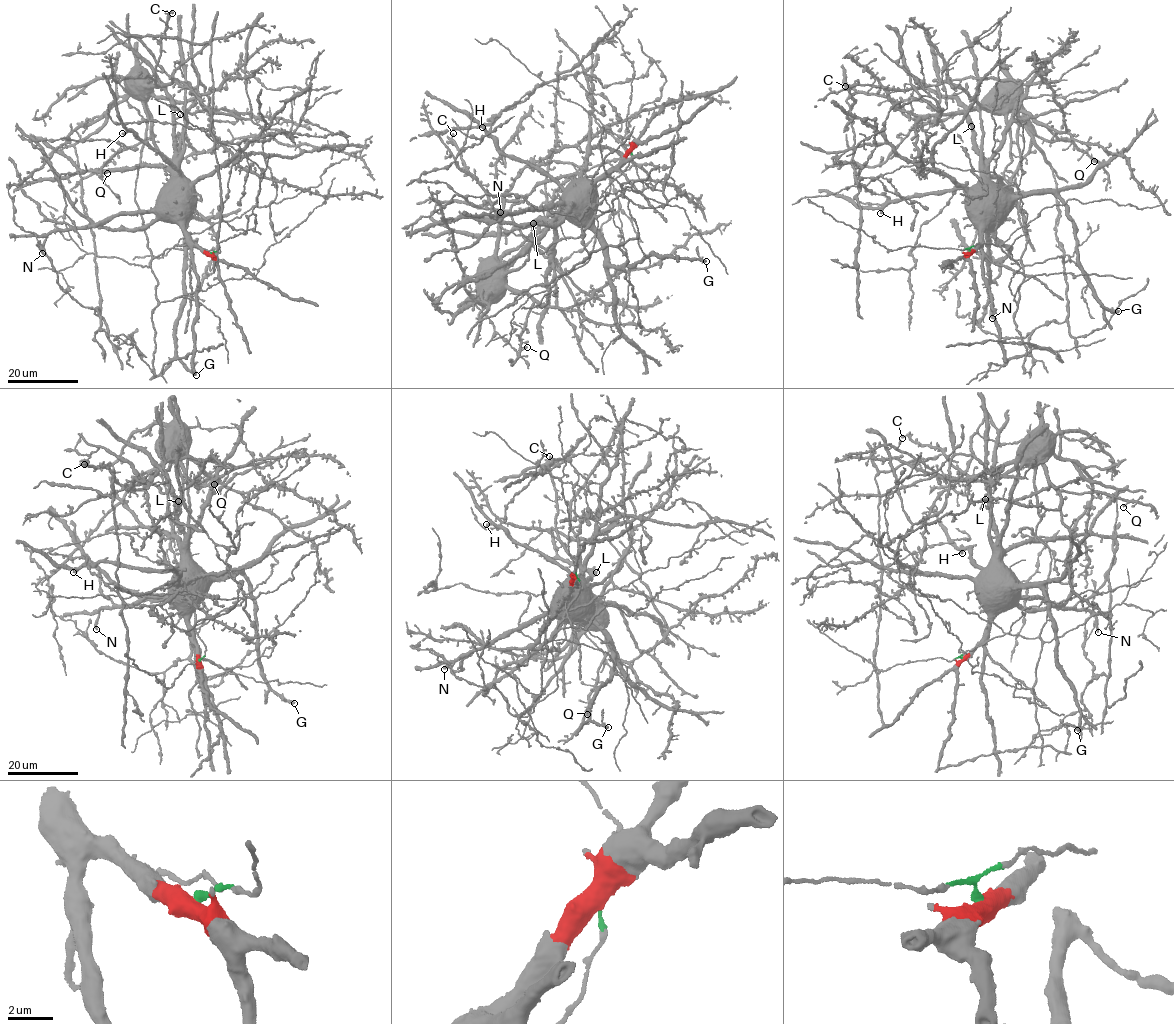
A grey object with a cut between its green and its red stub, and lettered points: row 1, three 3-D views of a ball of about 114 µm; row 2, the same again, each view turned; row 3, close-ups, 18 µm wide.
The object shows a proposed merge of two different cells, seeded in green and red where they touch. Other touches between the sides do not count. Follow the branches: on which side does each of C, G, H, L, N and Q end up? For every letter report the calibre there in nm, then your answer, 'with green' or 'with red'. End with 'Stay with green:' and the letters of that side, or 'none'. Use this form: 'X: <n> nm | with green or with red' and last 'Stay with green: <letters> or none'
C: 360 nm | with green
G: 320 nm | with red
H: 400 nm | with red
L: 240 nm | with red
N: 380 nm | with red
Q: 360 nm | with green
Stay with green: C, Q

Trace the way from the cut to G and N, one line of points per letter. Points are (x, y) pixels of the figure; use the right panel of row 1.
G: (970, 252), (981, 230), (1017, 199), (1053, 194), (1072, 222), (1080, 268), (1094, 298), (1118, 311)
N: (970, 252), (978, 244), (981, 231), (987, 228), (987, 288), (993, 318)

